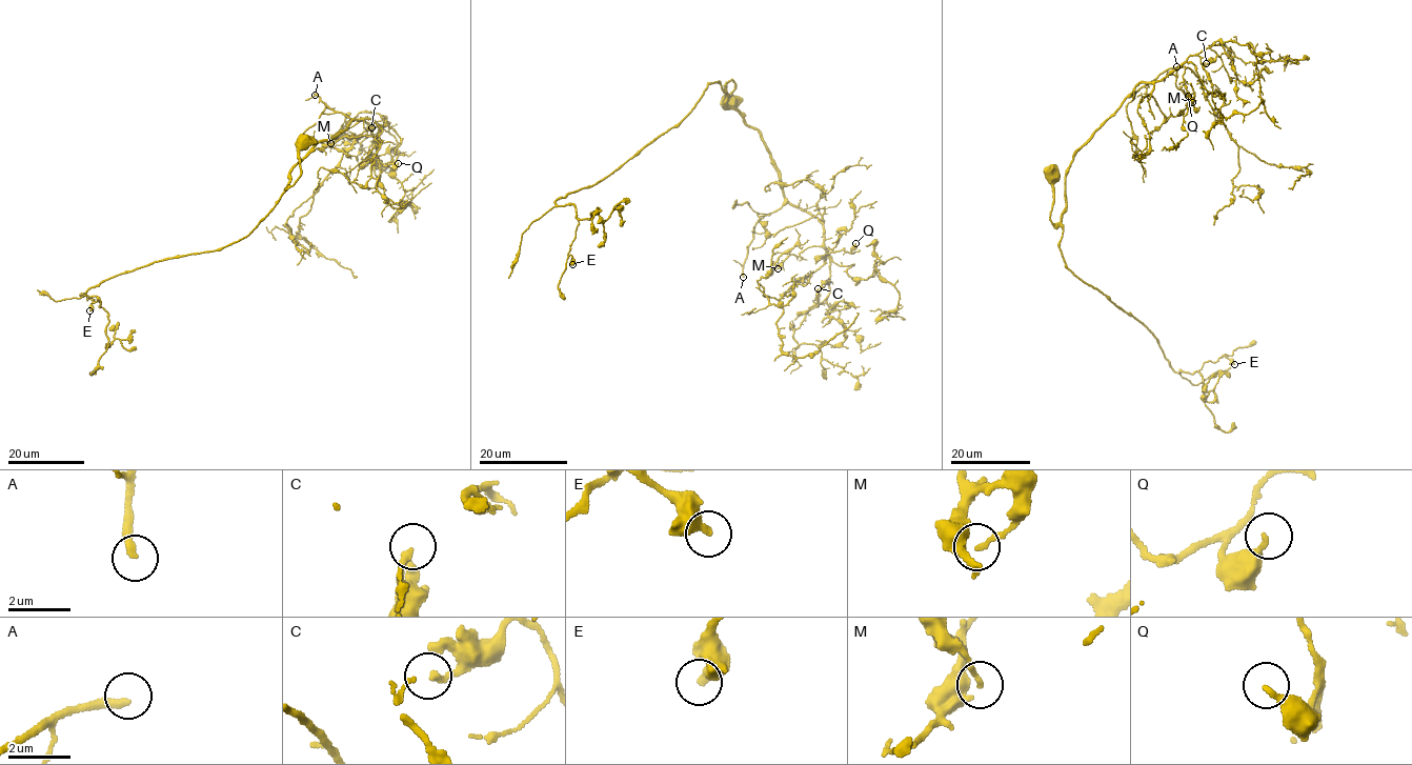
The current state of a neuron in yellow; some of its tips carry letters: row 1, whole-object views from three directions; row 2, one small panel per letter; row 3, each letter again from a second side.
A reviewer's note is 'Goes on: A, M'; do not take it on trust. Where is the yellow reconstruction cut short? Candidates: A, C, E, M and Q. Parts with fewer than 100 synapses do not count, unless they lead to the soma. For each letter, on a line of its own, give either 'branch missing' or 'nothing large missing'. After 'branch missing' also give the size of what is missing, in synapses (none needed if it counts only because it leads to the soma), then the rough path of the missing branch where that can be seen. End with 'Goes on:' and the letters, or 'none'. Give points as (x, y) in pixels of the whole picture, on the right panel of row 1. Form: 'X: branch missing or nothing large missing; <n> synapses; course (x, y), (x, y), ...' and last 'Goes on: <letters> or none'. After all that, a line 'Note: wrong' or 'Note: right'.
A: branch missing; 250 synapses; course (1176, 66), (1207, 53), (1269, 65), (1317, 47), (1316, 38), (1326, 49), (1305, 13), (1295, 12)
C: nothing large missing
E: nothing large missing
M: nothing large missing
Q: nothing large missing
Goes on: A
Note: wrong

